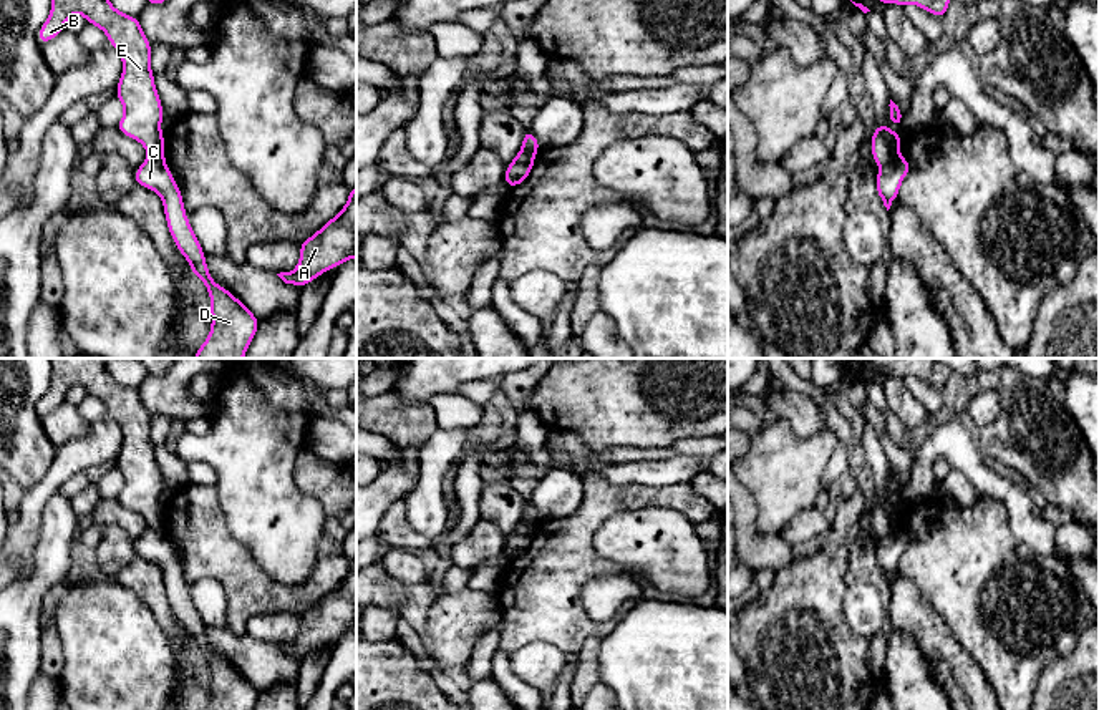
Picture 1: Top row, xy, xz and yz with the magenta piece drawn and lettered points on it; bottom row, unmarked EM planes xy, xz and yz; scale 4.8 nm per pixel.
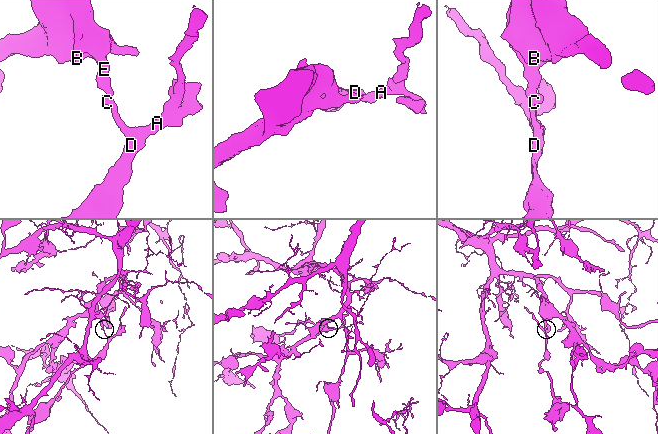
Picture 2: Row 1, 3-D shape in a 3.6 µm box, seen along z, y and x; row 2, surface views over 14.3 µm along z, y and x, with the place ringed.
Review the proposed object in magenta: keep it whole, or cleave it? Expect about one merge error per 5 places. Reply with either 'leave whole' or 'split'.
split

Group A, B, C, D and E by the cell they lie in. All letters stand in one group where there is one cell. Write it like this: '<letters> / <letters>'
A C D / B E

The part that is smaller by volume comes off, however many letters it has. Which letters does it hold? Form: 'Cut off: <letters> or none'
Cut off: A, C, D

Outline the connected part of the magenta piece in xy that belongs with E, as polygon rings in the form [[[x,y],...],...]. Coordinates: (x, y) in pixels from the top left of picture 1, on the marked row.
[[[51,0],[51,12],[38,32],[40,45],[63,33],[66,20],[75,13],[101,28],[123,60],[123,73],[114,91],[124,114],[116,129],[139,141],[149,158],[164,159],[164,111],[151,70],[151,41],[139,20],[119,12],[109,0]]]

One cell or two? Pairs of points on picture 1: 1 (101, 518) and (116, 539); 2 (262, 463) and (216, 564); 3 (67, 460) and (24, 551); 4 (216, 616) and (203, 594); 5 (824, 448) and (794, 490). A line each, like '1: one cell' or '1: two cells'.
1: two cells
2: two cells
3: one cell
4: one cell
5: one cell

